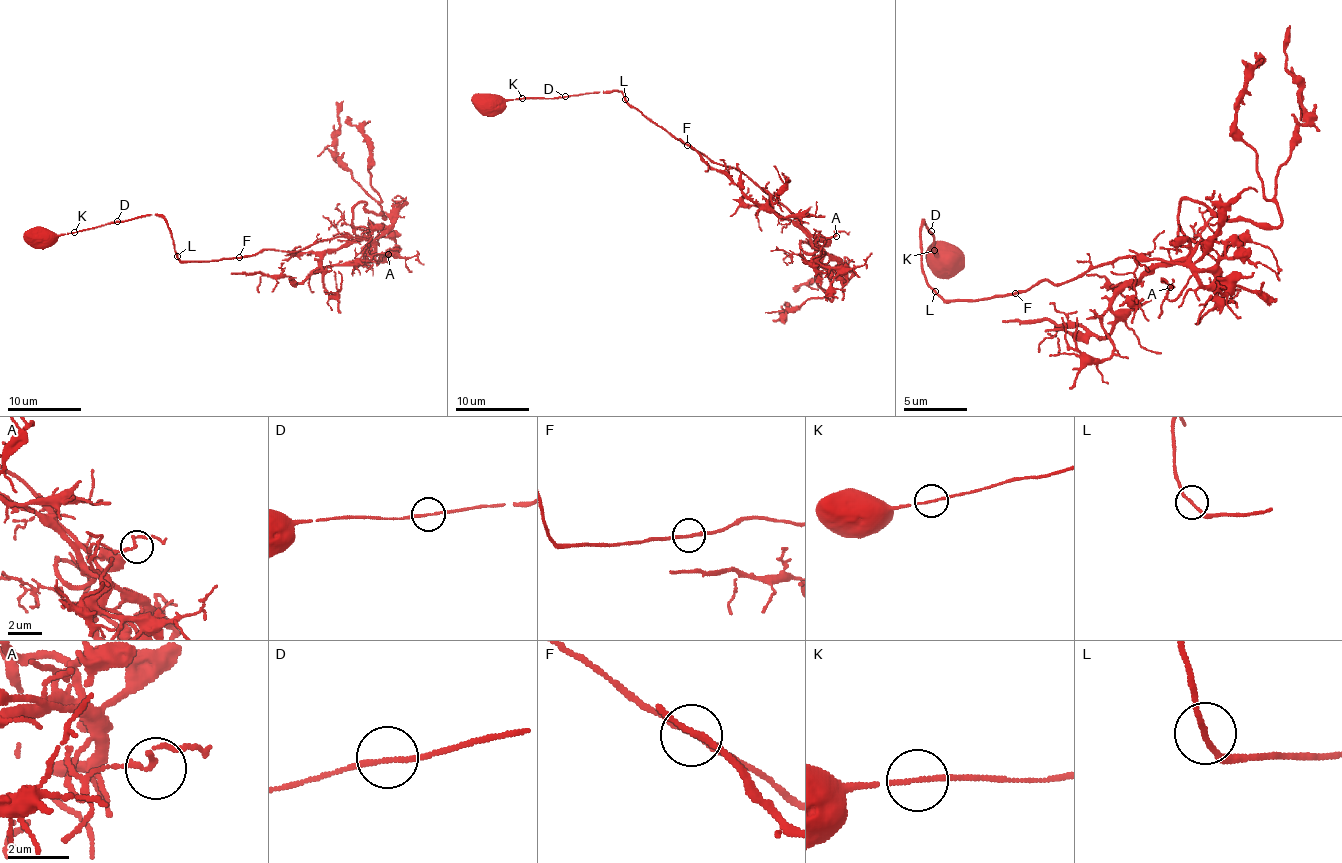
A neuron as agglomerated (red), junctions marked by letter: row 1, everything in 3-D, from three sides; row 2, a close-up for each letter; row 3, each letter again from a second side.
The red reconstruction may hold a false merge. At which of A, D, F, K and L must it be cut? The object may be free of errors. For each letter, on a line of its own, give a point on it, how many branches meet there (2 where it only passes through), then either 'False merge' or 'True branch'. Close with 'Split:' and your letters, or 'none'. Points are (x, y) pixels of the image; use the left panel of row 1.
A: Place: (388, 254). Branches: 2. True branch
D: Place: (117, 221). Branches: 2. True branch
F: Place: (239, 257). Branches: 2. True branch
K: Place: (74, 232). Branches: 2. True branch
L: Place: (177, 256). Branches: 2. True branch
Split: none

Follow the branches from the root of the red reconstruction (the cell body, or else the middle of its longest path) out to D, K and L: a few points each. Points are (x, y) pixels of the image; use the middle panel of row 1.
D: (738, 171), (714, 163), (675, 139), (636, 110), (621, 91), (593, 91), (565, 97)
K: (738, 171), (714, 163), (675, 139), (636, 110), (621, 91), (523, 99)
L: (738, 171), (714, 163), (675, 139), (625, 99)

